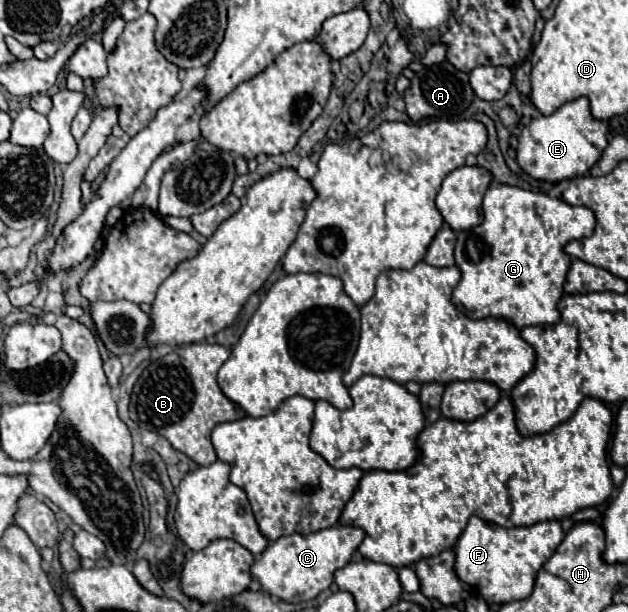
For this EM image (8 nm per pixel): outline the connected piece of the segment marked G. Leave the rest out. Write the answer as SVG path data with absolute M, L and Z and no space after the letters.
M507 184L489 186L481 208L483 222L457 234L455 264L461 270L461 280L453 290L453 304L457 308L463 306L475 318L503 318L517 330L533 324L555 324L561 318L557 300L563 296L563 282L571 264L563 246L571 240L591 236L595 214L585 206L571 206L559 198L549 198L543 192L529 192Z

